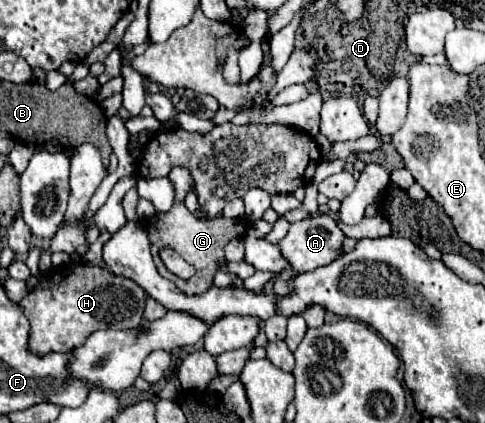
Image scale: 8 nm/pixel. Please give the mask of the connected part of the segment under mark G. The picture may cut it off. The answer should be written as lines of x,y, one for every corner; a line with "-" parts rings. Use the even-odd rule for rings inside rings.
173,167
173,171
169,173
169,181
173,183
175,189
175,201
173,207
165,213
155,213
151,219
143,221
143,227
149,235
149,243
151,243
151,255
153,261
157,265
157,271
173,281
185,295
201,295
205,293
211,285
213,285
213,275
217,271
217,263
223,261
223,245
229,243
231,239
243,239
247,233
247,223
243,219
213,219
213,221
199,221
195,215
189,213
189,209
185,207
183,199
187,195
187,191
193,189
193,179
189,175
189,171
185,167
-
163,247
171,247
175,249
187,263
191,263
195,267
195,275
187,281
179,279
177,275
169,273
163,265
163,261
159,259
159,249

